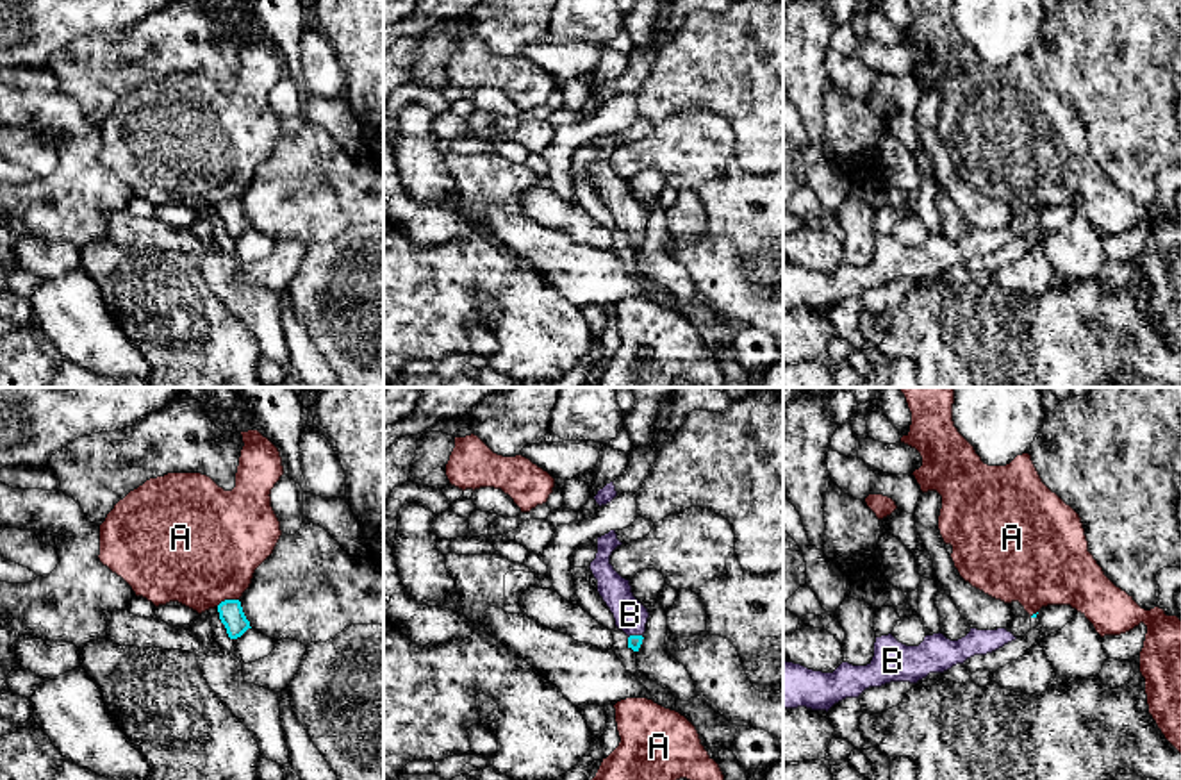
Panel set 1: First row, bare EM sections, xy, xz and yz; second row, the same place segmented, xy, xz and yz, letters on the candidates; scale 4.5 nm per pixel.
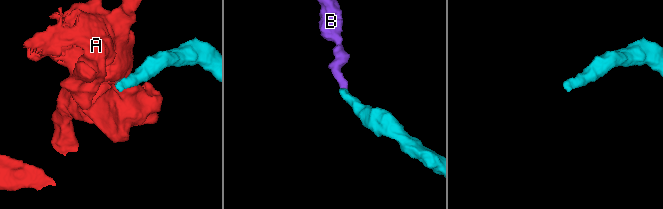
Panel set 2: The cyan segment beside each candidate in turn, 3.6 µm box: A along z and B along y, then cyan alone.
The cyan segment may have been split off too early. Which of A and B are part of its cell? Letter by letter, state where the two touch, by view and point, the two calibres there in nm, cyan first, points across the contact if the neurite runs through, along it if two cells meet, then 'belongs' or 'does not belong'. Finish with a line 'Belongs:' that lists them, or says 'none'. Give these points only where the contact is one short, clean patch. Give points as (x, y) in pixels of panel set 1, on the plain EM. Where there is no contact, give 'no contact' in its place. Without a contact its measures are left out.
A: contact xy (227, 200); calibres 110 and 480 nm; does not belong
B: contact xz (634, 236); calibres 60 and 150 nm; way xz (634, 241), (634, 236), (630, 215); belongs
Belongs: B

